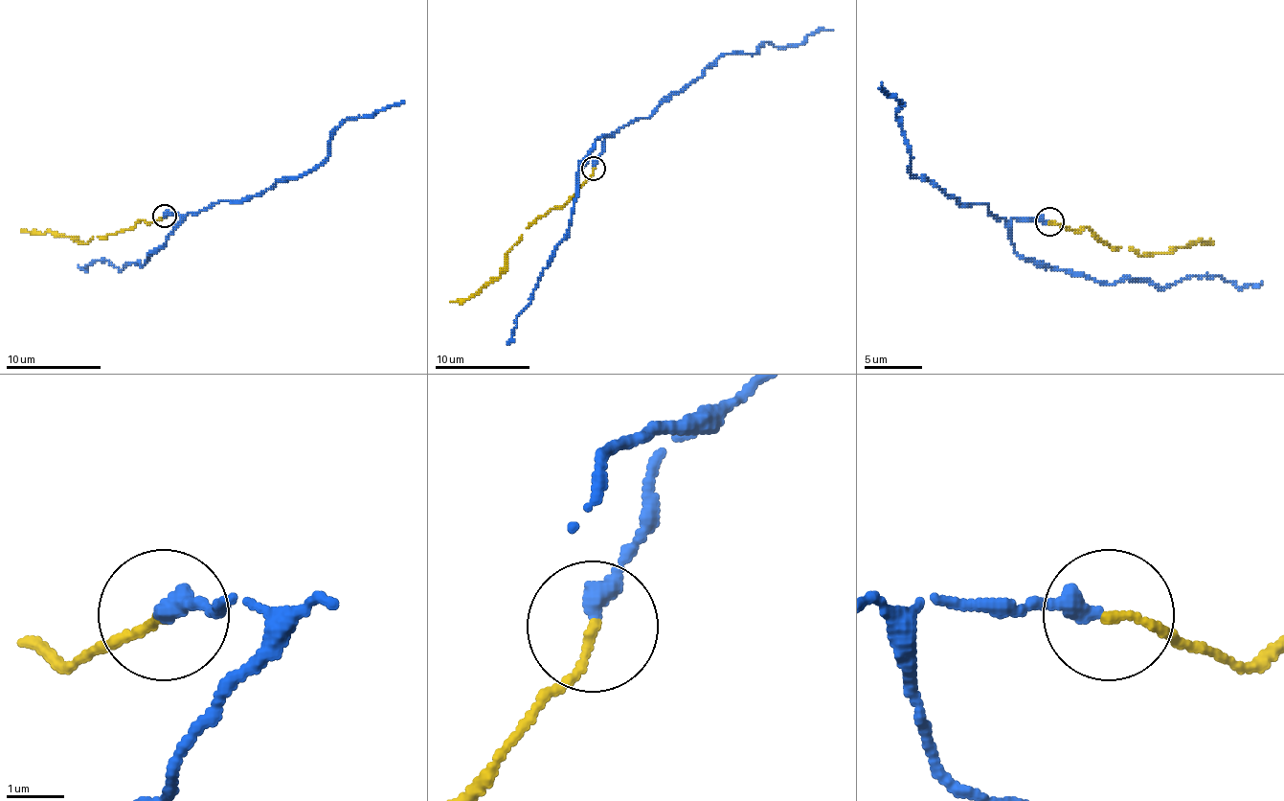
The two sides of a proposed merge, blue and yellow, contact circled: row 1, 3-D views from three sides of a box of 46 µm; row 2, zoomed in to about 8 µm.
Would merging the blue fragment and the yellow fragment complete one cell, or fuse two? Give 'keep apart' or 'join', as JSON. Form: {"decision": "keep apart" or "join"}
{"decision": "join"}

